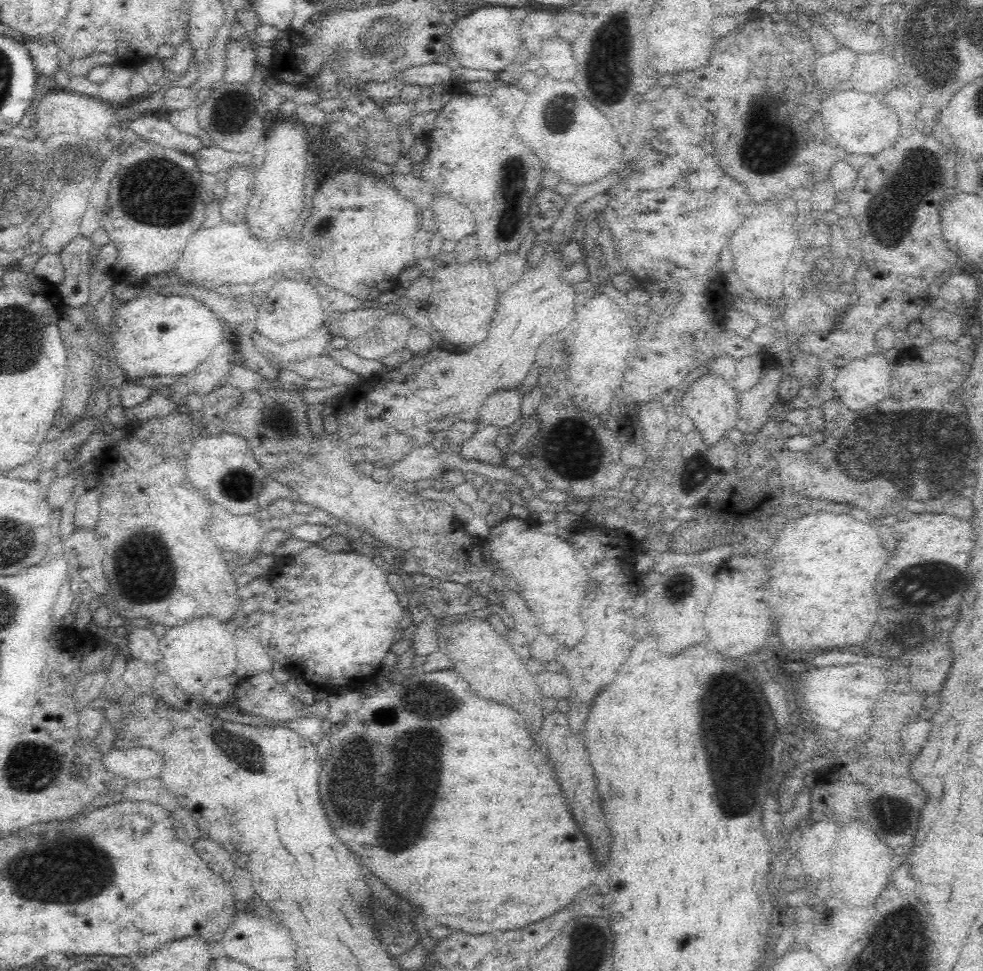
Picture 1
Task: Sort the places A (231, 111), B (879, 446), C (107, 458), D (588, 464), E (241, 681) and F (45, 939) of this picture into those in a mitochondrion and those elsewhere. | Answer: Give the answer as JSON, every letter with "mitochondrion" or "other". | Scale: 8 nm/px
{"A":"mitochondrion","B":"mitochondrion","C":"other","D":"mitochondrion","E":"other","F":"other"}

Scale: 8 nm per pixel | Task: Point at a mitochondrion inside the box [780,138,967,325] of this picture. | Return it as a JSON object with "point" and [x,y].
{"point":[892,216]}

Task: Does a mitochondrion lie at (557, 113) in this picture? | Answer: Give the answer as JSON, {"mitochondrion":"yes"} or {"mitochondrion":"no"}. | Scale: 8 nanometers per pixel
{"mitochondrion":"yes"}

